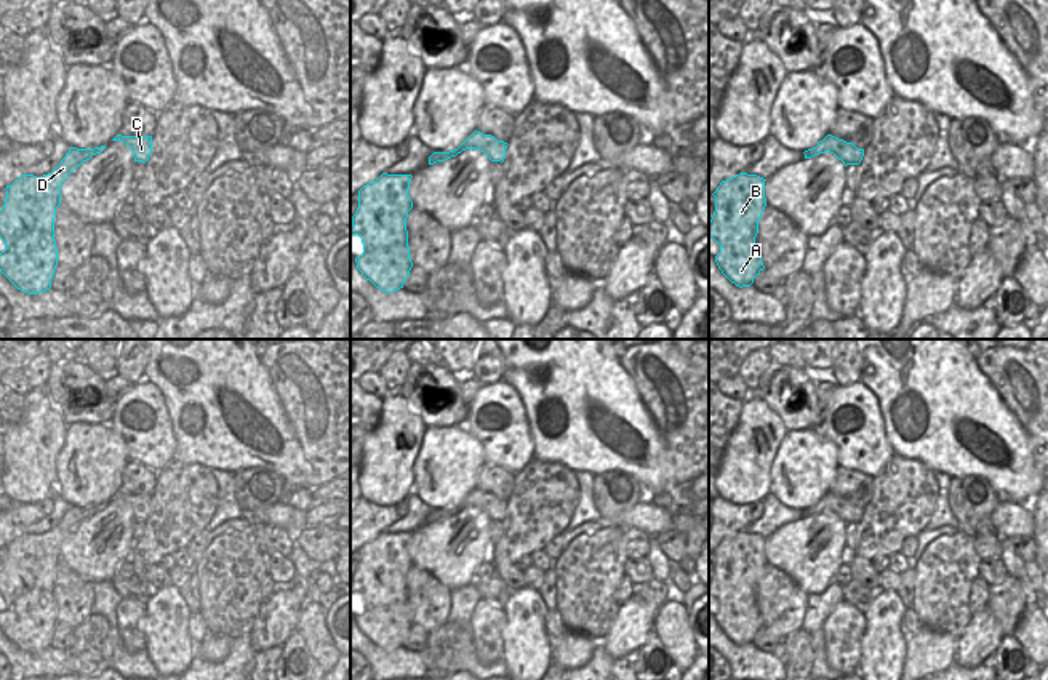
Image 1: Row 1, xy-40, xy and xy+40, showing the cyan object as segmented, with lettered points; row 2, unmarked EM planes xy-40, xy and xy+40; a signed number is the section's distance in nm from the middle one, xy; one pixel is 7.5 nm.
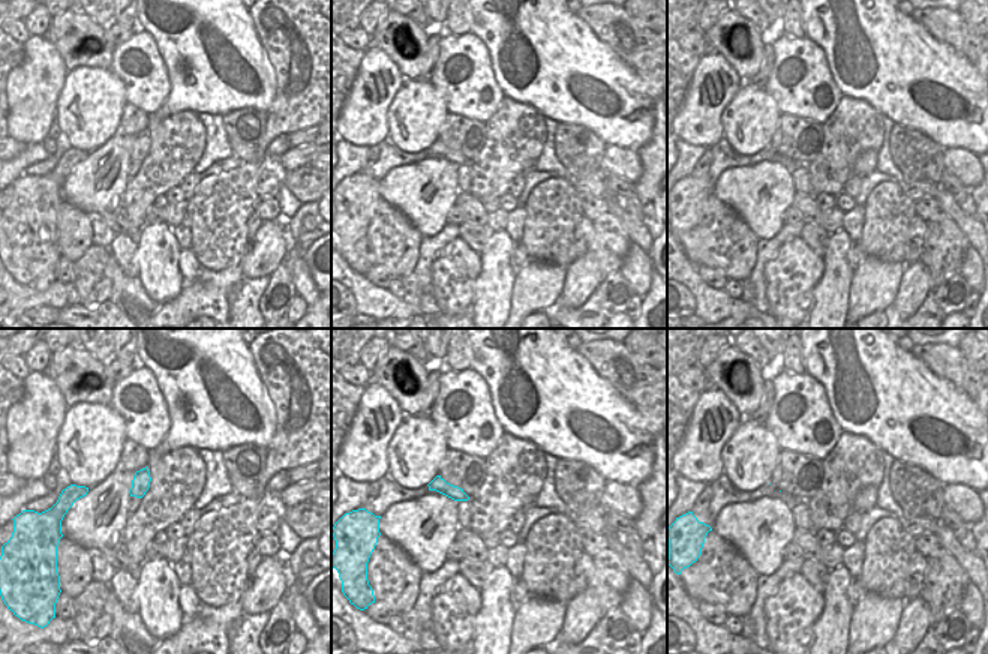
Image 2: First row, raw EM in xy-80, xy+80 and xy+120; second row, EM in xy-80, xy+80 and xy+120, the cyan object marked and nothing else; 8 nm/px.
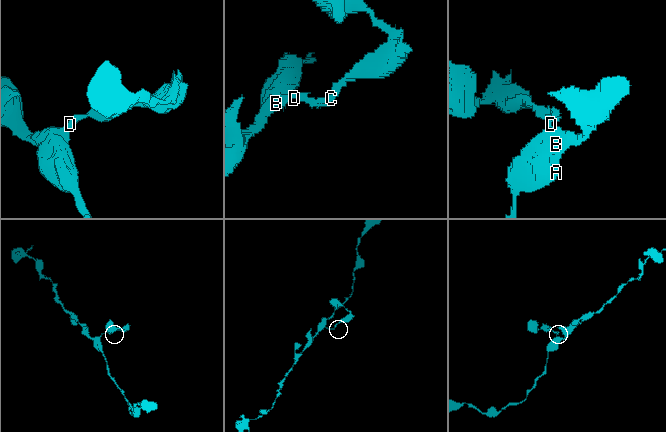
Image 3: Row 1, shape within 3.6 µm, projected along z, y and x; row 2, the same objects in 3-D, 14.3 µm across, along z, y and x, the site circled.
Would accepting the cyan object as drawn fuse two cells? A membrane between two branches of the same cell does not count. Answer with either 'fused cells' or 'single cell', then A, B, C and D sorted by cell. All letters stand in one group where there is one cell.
single cell | A B C D

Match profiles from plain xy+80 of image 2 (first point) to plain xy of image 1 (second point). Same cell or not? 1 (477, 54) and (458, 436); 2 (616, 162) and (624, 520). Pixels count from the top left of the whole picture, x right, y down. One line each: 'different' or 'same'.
1: different
2: same

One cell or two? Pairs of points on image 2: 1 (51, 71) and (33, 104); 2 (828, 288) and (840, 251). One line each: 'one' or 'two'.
1: one
2: one

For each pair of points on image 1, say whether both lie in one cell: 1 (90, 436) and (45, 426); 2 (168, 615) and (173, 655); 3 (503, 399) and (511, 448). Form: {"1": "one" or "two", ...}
{"1": "two", "2": "one", "3": "one"}

